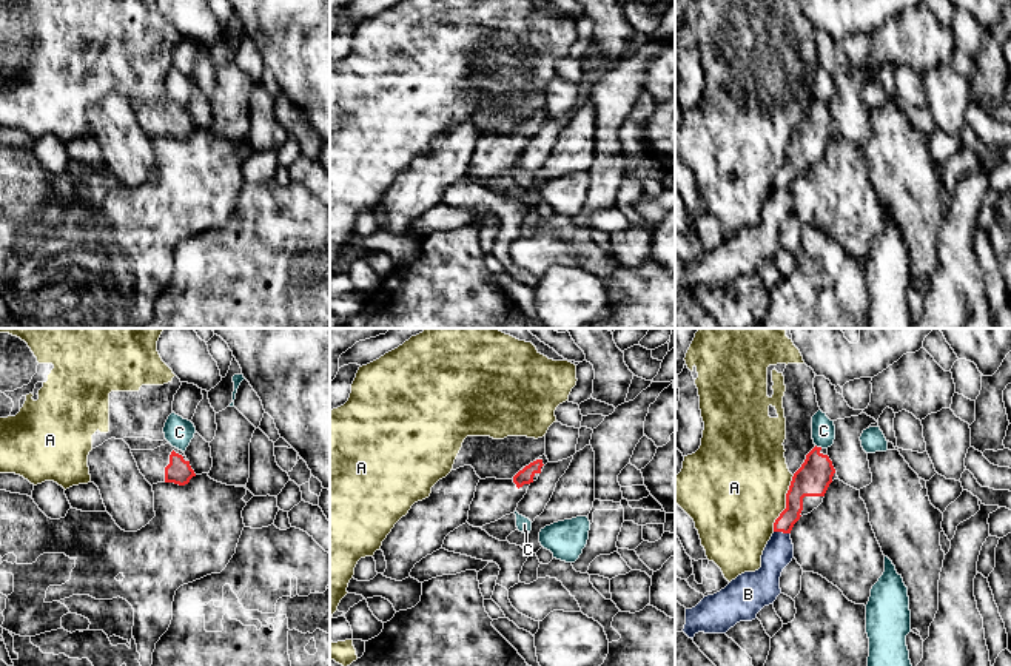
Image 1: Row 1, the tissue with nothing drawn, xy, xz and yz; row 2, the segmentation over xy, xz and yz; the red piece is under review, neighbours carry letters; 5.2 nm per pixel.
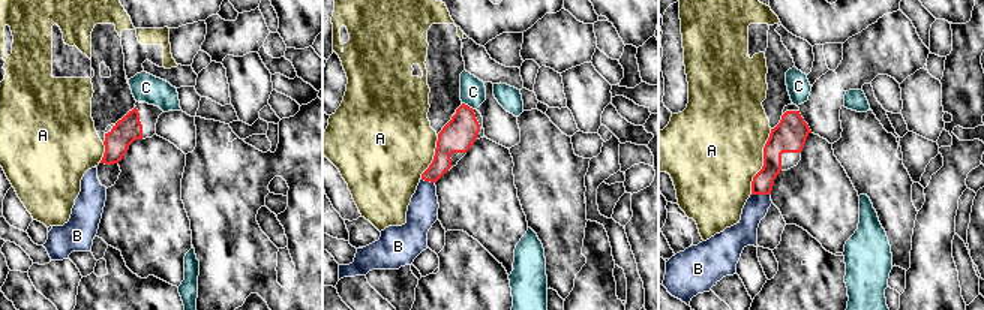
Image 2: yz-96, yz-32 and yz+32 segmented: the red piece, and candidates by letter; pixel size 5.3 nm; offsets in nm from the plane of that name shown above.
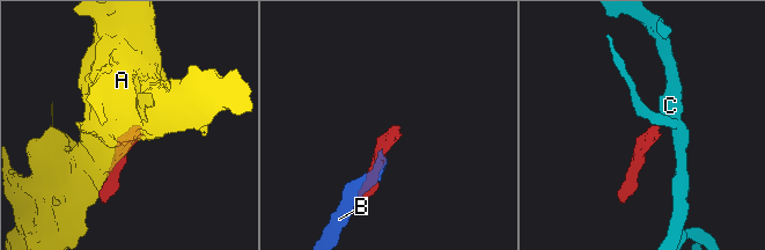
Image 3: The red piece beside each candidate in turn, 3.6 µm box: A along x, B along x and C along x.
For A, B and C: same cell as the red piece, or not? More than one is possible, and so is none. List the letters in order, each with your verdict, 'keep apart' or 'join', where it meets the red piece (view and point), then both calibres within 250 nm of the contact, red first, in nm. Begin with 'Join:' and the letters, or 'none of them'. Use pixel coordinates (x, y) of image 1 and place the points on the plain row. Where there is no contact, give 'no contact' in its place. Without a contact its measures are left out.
Join: none of them
A: keep apart; meets red in yz at (786, 158); 180 nm thick on the red side, 480 nm on the other
B: keep apart; meets red in yz at (782, 185); 110 nm thick on the red side, 160 nm on the other
C: keep apart; meets red in yz at (819, 102); 180 nm thick on the red side, 130 nm on the other

